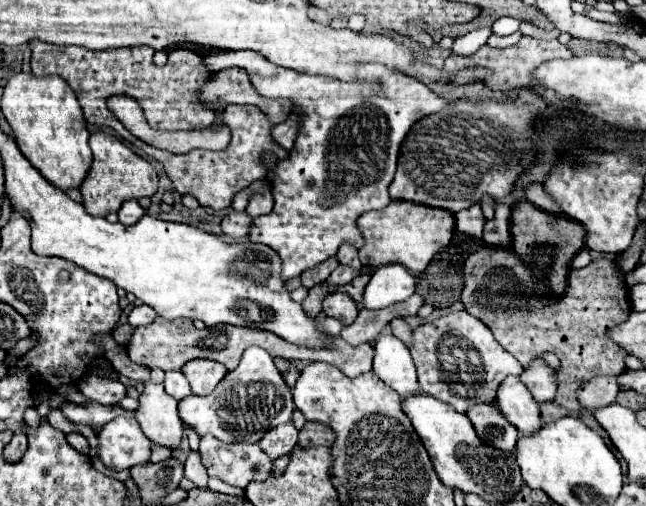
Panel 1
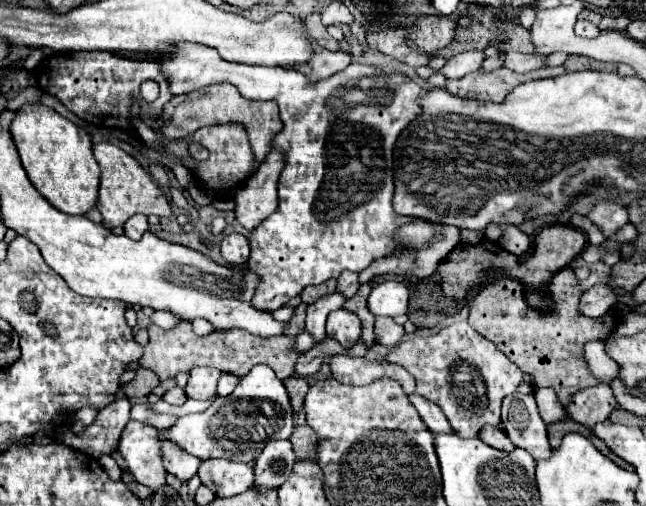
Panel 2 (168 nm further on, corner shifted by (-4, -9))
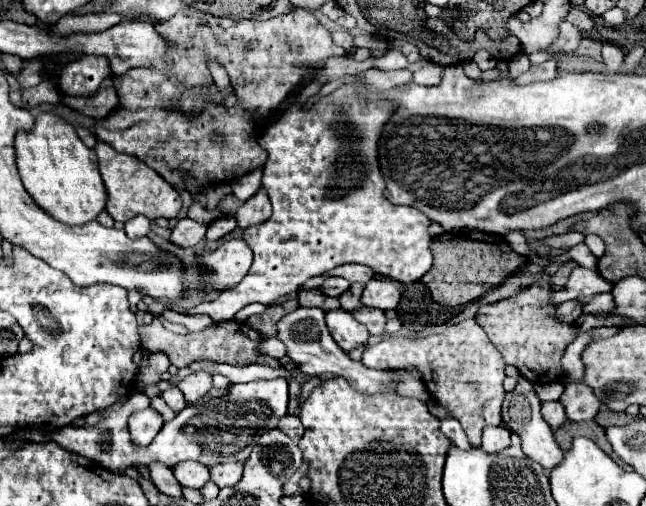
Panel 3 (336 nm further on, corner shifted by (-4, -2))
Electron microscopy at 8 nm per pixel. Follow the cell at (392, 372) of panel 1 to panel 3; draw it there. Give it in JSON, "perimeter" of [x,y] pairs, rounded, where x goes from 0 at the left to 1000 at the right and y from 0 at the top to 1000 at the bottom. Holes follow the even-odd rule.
{"perimeter":[[[700,824],[684,828],[684,832],[681,832],[681,848],[684,848],[684,856],[687,856],[706,883],[712,883],[712,887],[718,887],[718,891],[721,891],[721,887],[731,887],[731,875],[724,872],[718,848],[712,844],[712,836],[709,836],[706,828],[700,828]]]}

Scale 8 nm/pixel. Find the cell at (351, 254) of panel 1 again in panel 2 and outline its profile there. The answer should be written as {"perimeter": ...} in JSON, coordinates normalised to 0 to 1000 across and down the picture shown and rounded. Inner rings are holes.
{"perimeter":[[[533,534],[533,542],[523,545],[523,573],[539,589],[539,585],[548,585],[551,573],[554,573],[557,557],[554,557],[554,538],[542,538],[542,534]]]}

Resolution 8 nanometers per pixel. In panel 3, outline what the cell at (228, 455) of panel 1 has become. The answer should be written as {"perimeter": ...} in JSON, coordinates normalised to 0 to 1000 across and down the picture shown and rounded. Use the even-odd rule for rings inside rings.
{"perimeter":[[[347,915],[347,919],[331,919],[325,927],[325,947],[344,966],[344,962],[359,962],[372,951],[375,943],[375,915]]]}

